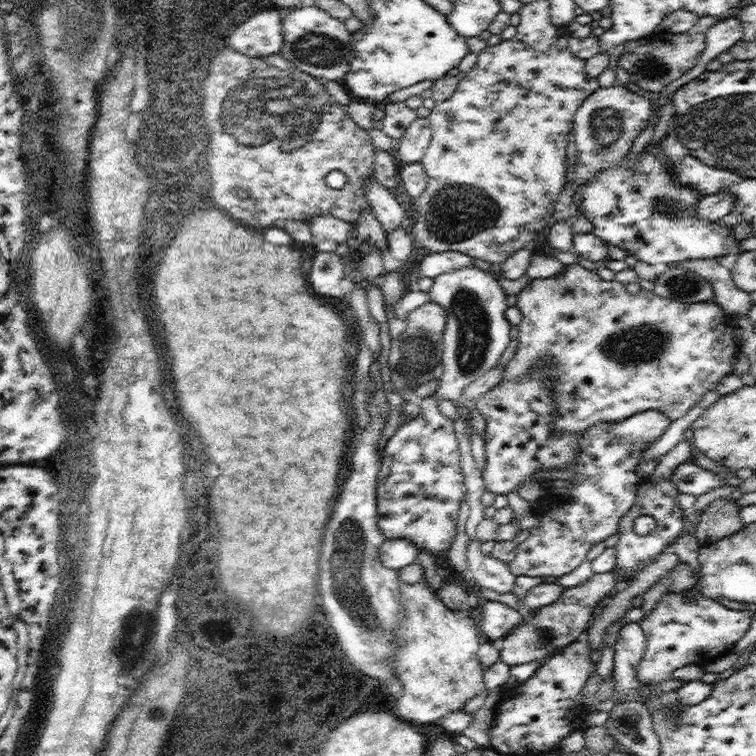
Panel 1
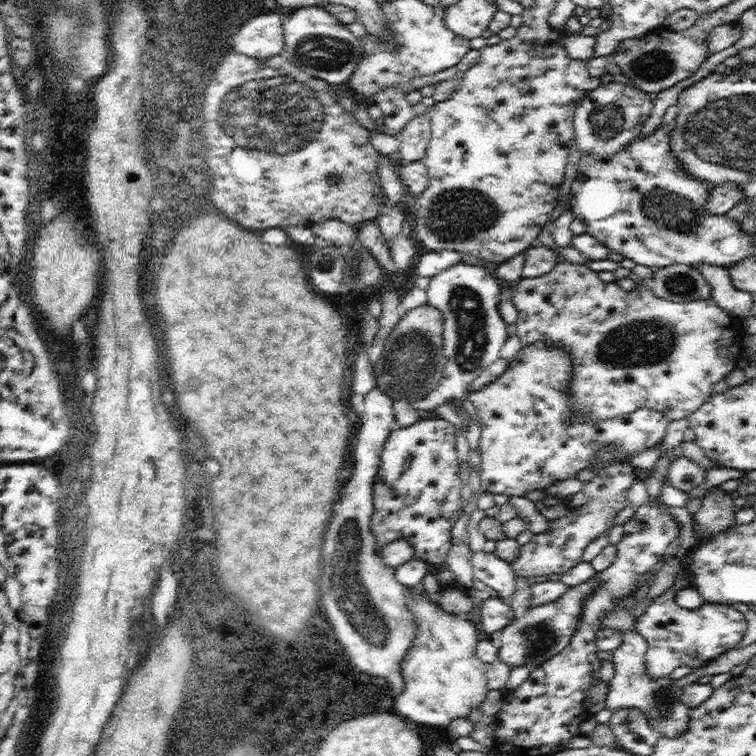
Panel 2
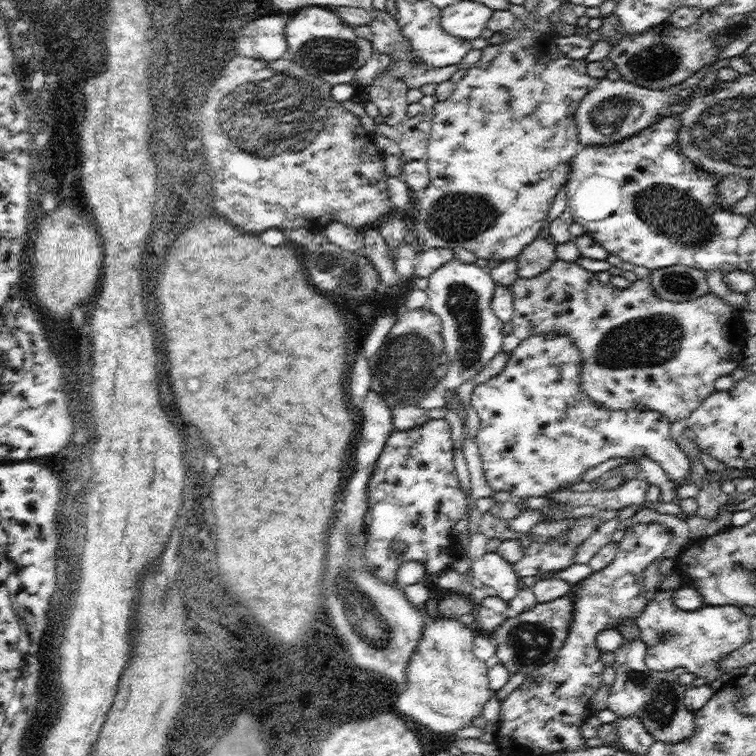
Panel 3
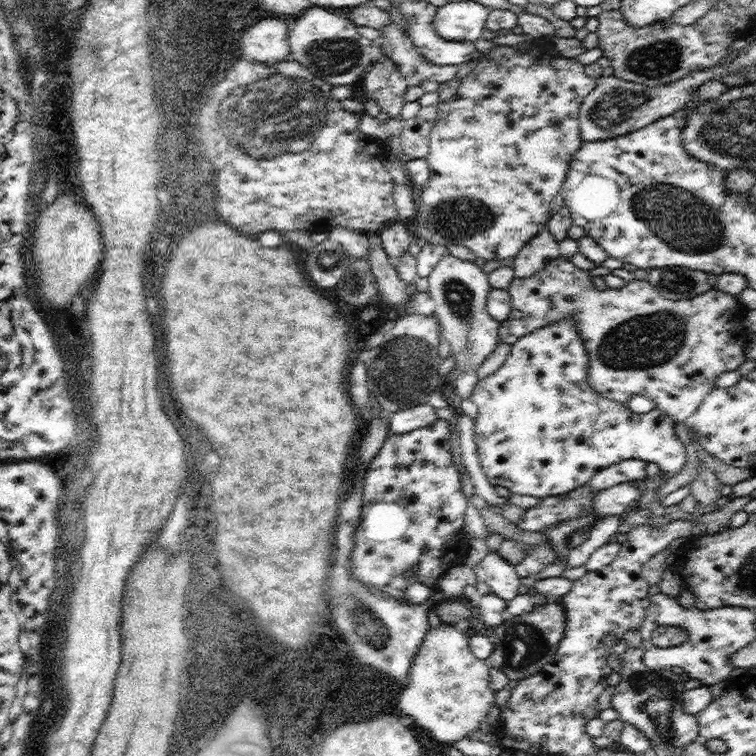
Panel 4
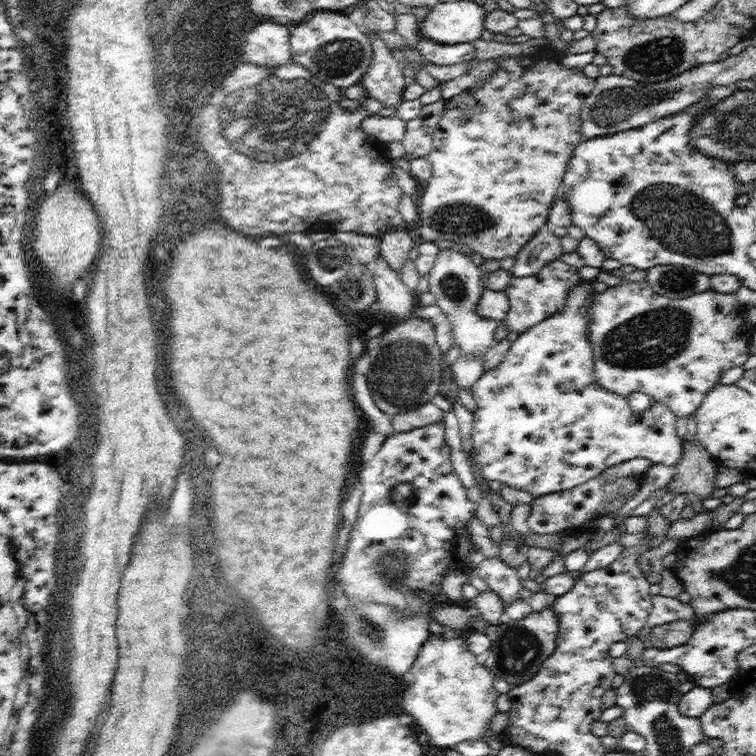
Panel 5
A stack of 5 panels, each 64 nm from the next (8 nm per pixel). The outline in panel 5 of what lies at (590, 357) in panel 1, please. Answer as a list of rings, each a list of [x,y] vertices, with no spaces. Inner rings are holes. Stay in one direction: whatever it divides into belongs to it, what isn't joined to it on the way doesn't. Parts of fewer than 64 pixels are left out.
[[[561,256],[553,262],[549,262],[547,266],[543,266],[539,272],[525,276],[525,278],[517,278],[511,274],[509,286],[505,290],[507,300],[509,300],[509,310],[505,316],[505,324],[509,328],[509,332],[517,332],[523,334],[529,328],[533,328],[535,324],[541,324],[545,318],[555,316],[557,312],[561,312],[565,308],[565,300],[569,290],[577,288],[577,284],[581,284],[585,280],[579,278],[577,268],[571,268],[569,264],[565,264],[561,260]],[[621,280],[617,286],[591,296],[589,340],[595,382],[615,396],[643,392],[665,404],[677,418],[691,416],[705,394],[719,384],[725,370],[743,366],[751,356],[747,306],[735,294],[705,290],[671,300],[655,294],[647,282]]]

